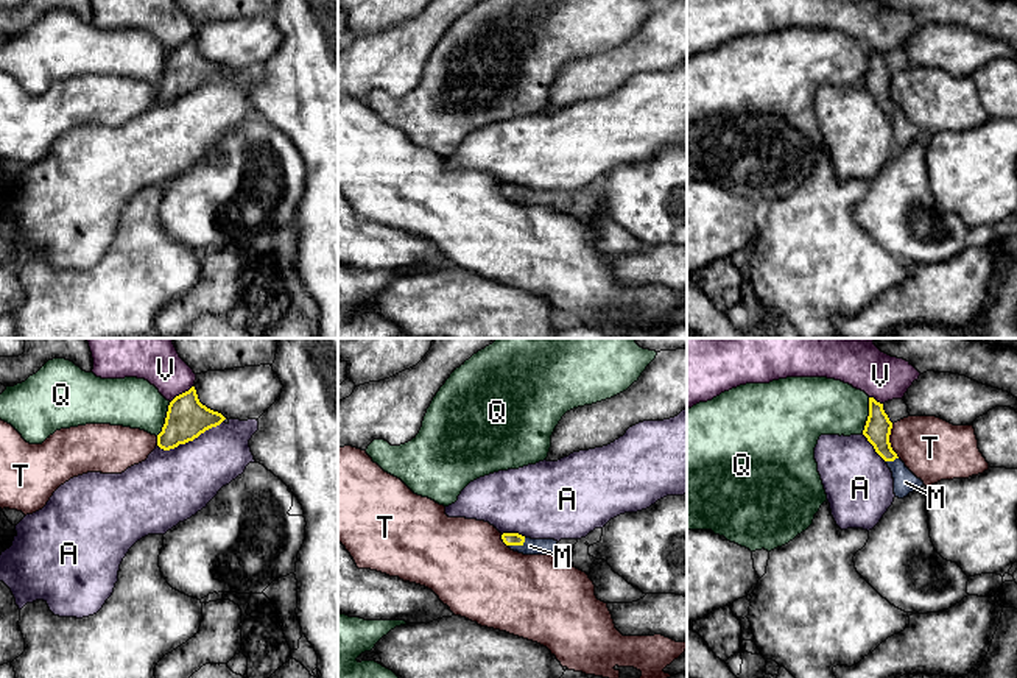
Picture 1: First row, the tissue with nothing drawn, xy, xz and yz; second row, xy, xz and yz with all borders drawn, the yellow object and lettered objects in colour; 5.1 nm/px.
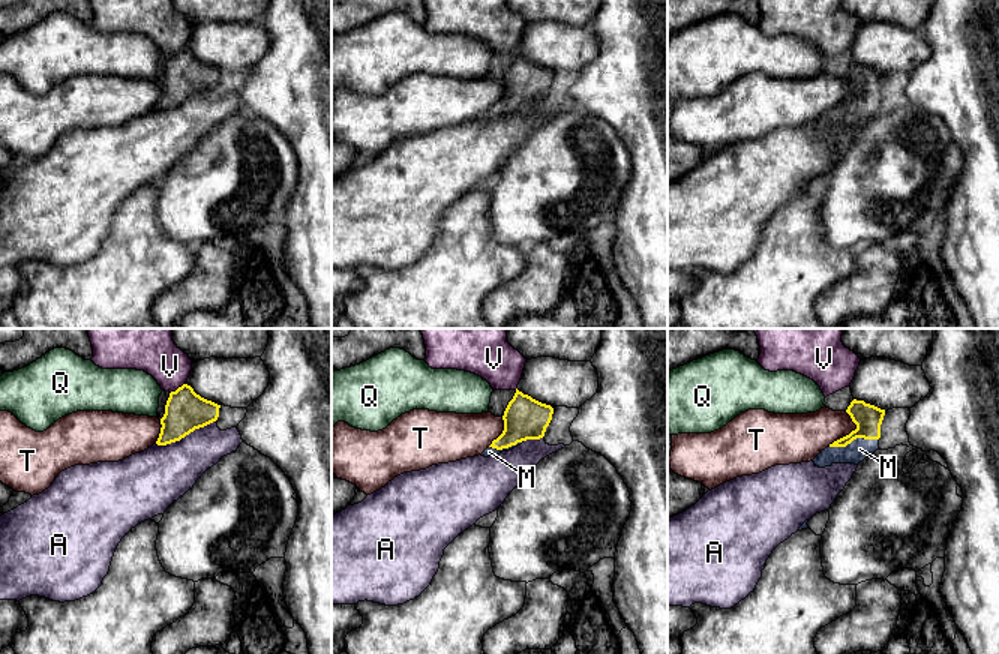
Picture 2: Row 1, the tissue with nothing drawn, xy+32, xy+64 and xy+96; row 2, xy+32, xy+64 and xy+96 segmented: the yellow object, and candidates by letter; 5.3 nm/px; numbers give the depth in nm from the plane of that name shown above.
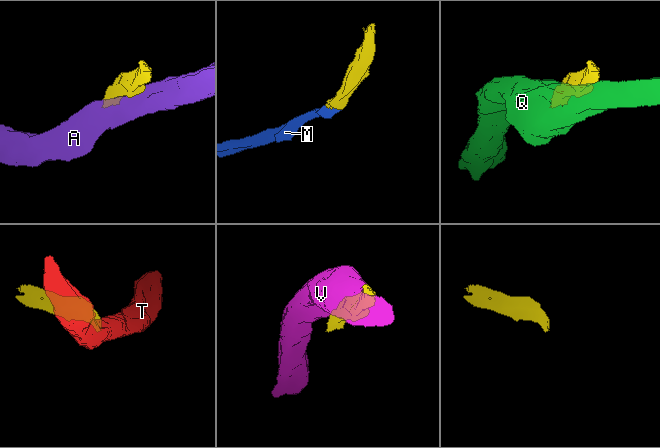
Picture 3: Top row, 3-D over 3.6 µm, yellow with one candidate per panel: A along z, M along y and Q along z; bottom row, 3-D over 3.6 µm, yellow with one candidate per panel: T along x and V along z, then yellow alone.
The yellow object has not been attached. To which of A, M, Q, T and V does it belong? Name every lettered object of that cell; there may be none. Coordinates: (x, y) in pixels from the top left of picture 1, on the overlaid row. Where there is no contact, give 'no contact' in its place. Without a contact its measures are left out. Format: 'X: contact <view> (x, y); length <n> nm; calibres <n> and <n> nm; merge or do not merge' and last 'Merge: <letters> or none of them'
A: contact xy (190, 440); length 380 nm; calibres 220 and 380 nm; do not merge
M: contact xz (517, 544); length 100 nm; calibres 60 and 80 nm; merge
Q: contact yz (869, 415); length 190 nm; calibres 140 and 300 nm; do not merge
T: contact yz (888, 441); length 180 nm; calibres 140 and 320 nm; do not merge
V: contact xy (182, 393); length 150 nm; calibres 220 and 260 nm; do not merge
Merge: M

